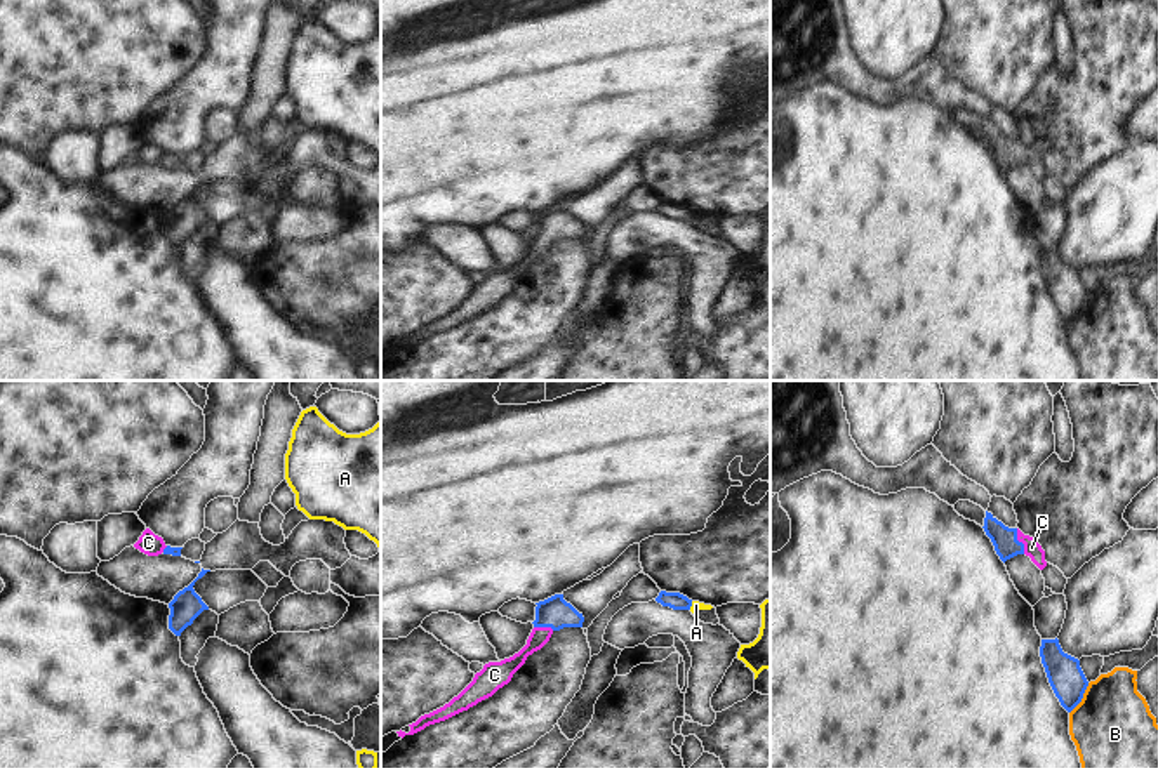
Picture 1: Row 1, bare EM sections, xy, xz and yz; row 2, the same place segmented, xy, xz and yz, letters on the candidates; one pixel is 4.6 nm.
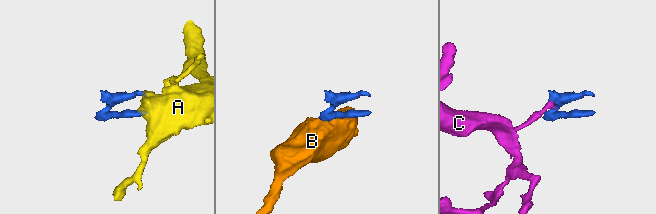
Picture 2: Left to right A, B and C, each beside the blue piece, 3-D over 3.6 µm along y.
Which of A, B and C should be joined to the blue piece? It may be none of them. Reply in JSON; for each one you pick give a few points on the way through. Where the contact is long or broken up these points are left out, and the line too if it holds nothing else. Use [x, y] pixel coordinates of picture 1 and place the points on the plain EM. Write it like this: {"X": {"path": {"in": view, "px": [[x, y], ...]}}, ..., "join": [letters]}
{"C": {"path": {"in": "yz", "px": [[1005, 153], [1018, 152], [1031, 158]]}}, "join": ["C"]}

